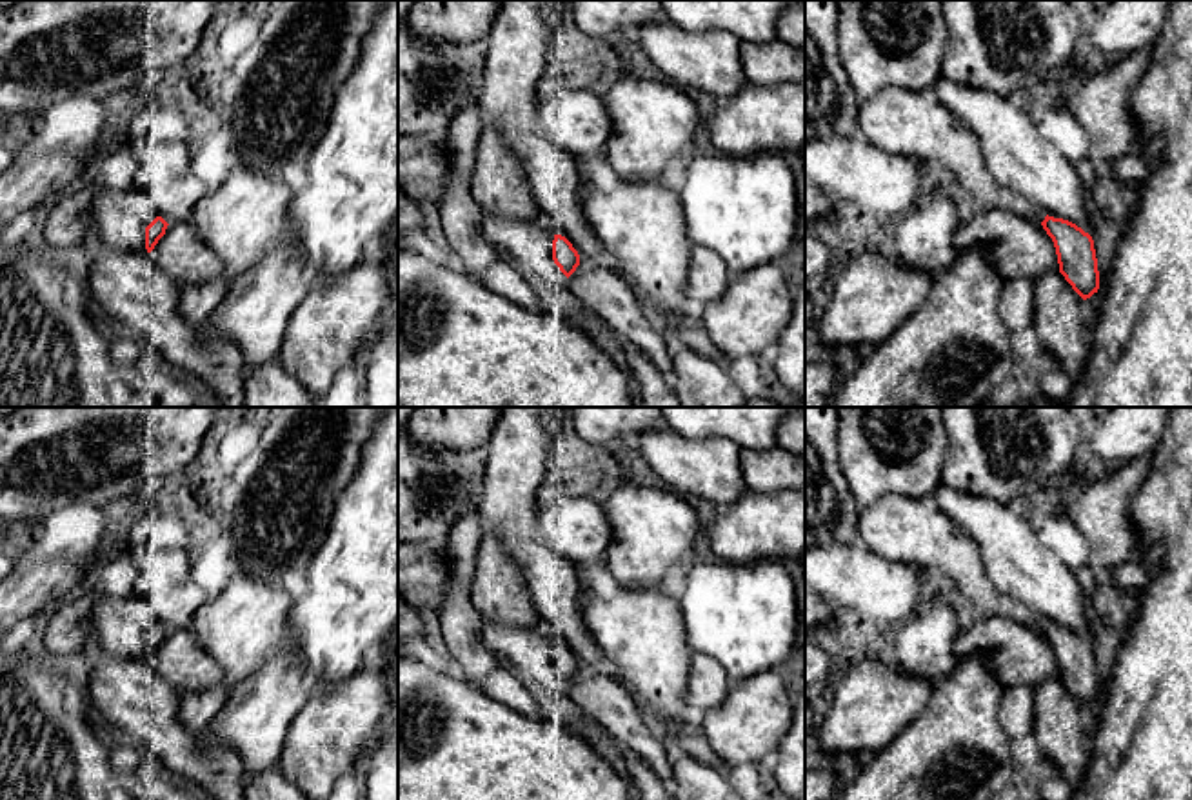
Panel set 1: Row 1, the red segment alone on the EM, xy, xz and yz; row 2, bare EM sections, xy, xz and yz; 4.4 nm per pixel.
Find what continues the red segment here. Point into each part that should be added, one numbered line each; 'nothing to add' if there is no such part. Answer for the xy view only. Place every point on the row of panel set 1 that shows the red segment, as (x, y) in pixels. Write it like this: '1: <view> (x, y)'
1: xy (119, 219)

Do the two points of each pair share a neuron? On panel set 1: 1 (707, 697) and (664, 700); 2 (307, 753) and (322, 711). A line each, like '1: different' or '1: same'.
1: different
2: same

